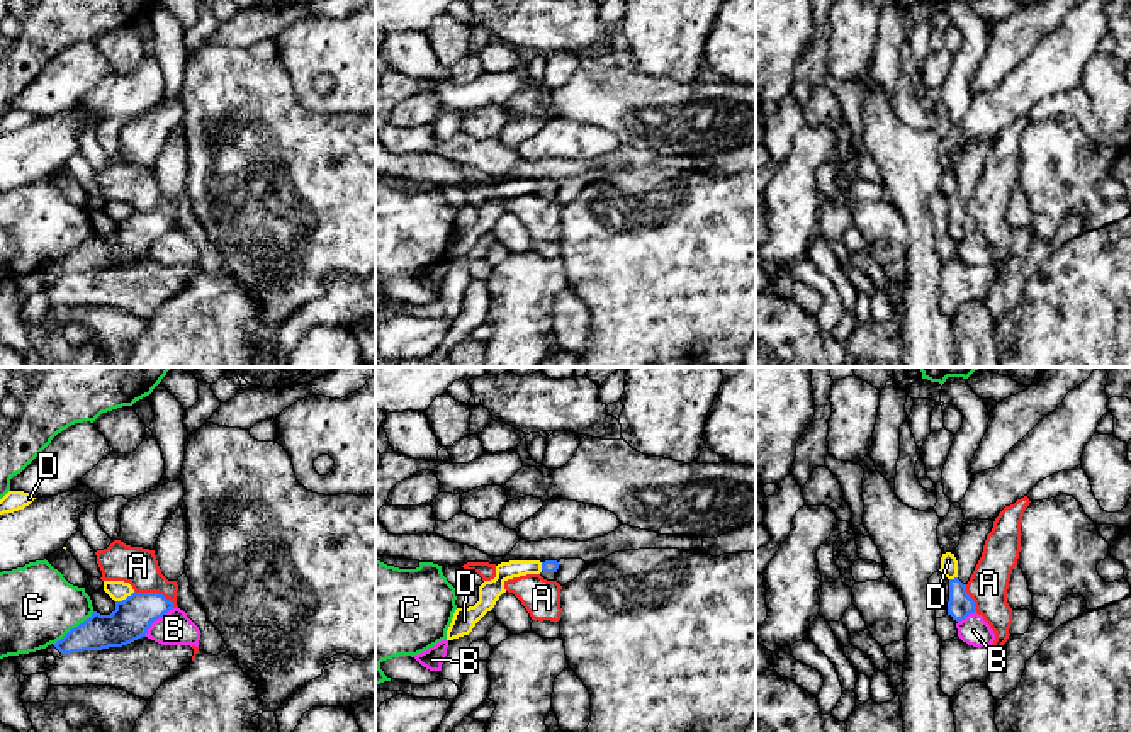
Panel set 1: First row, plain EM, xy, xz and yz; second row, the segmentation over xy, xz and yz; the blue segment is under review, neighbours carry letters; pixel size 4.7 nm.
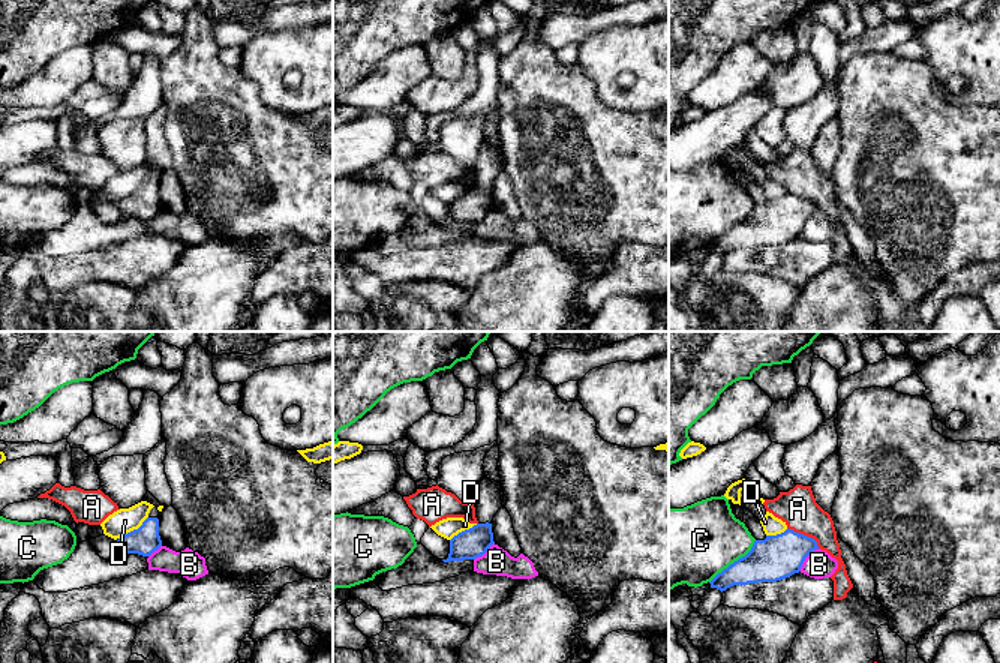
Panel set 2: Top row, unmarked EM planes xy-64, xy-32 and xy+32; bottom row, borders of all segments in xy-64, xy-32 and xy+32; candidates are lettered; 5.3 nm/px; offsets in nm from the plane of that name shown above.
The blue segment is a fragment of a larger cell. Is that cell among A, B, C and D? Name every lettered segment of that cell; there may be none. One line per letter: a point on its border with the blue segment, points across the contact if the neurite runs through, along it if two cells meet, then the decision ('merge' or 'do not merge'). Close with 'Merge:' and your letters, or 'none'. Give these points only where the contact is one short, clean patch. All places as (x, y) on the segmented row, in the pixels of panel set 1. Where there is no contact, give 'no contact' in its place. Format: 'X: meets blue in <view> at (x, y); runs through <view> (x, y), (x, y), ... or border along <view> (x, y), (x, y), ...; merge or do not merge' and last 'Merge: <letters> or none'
A: meets blue in xy at (155, 593); border along xy (135, 590), (160, 593), (174, 607); do not merge
B: meets blue in xy at (157, 619); do not merge
C: meets blue in xy at (75, 627); border along xy (94, 612), (53, 644); do not merge
D: meets blue in xy at (126, 598); do not merge
Merge: none

